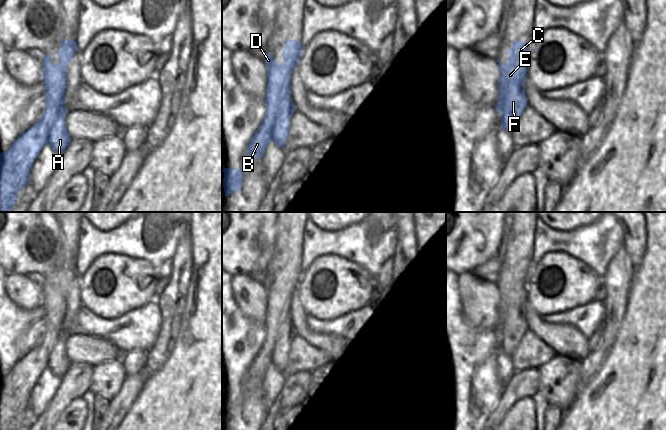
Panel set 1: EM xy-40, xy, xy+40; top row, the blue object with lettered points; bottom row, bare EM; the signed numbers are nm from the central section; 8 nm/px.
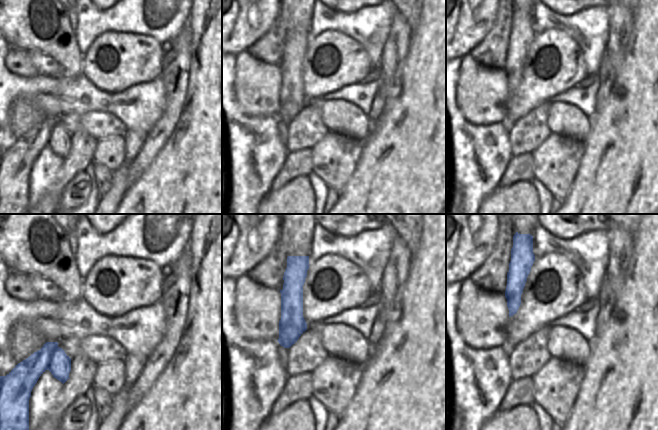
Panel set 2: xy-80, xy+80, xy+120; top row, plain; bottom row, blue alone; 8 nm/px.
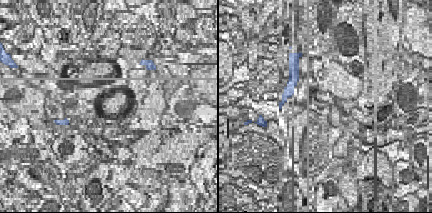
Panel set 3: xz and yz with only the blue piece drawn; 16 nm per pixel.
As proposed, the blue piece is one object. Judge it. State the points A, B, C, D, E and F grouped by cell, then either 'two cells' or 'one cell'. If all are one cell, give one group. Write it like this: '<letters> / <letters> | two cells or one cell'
A / B C D E F | two cells

